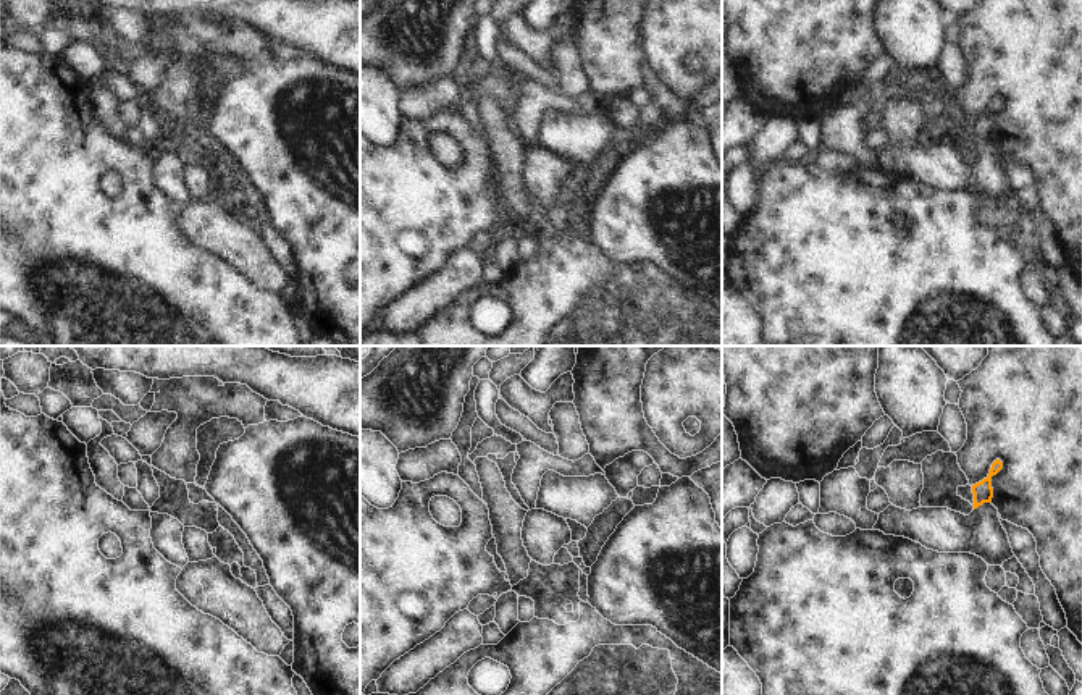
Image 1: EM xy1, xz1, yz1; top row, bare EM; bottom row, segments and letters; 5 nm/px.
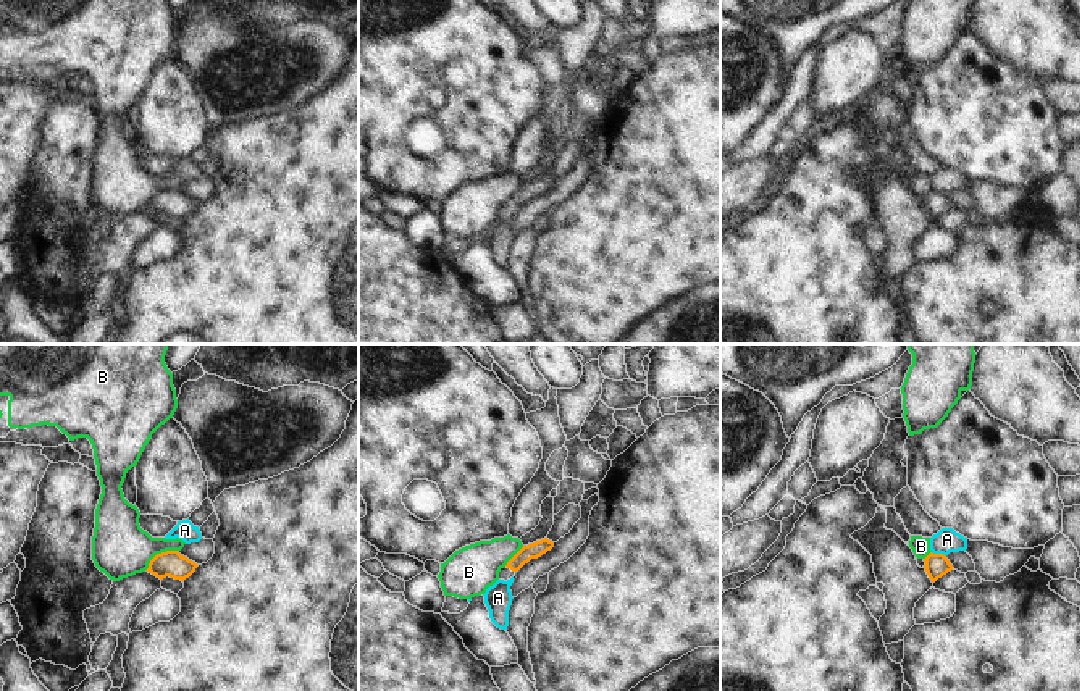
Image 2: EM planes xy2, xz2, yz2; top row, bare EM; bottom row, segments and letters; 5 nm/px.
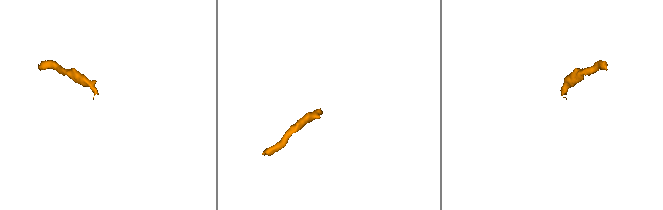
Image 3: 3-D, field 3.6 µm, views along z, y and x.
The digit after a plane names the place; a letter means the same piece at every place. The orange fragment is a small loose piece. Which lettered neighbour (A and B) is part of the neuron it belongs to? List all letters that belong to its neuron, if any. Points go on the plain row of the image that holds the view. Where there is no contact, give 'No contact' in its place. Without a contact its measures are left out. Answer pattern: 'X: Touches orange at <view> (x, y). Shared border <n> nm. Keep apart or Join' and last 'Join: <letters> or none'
A: Touches orange at yz2 (939, 192). Shared border 80 nm. Keep apart
B: Touches orange at xy2 (162, 191). Shared border 190 nm. Keep apart
Join: none.

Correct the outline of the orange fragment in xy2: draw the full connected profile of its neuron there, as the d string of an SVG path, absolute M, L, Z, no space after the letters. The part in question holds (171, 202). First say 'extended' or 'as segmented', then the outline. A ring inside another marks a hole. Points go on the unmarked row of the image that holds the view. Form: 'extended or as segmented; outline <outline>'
as segmented; outline M166 189L157 192L147 210L163 218L166 215L184 220L189 216L199 203L187 195L181 194L179 189Z

